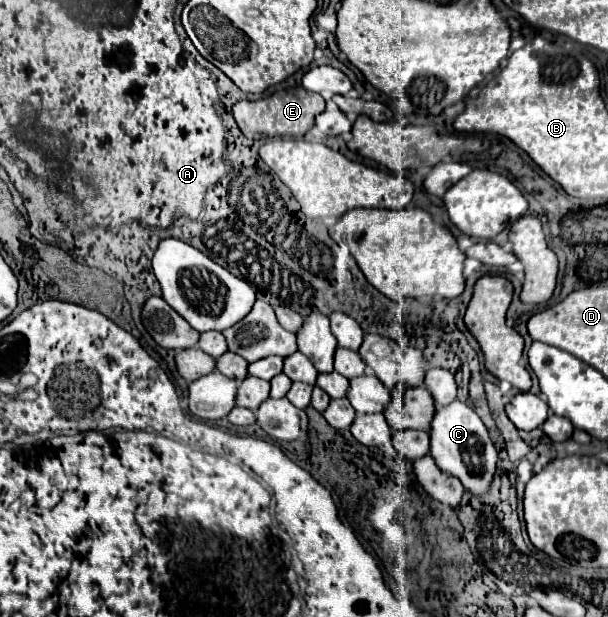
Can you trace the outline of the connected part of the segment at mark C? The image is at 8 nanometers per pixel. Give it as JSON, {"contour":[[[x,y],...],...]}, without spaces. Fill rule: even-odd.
{"contour":[[[455,400],[449,406],[437,408],[429,436],[431,436],[429,454],[433,454],[437,466],[441,470],[457,476],[463,482],[467,492],[471,492],[475,496],[483,496],[489,490],[493,474],[495,474],[497,450],[487,434],[485,424],[477,416],[477,412],[461,400]]]}

